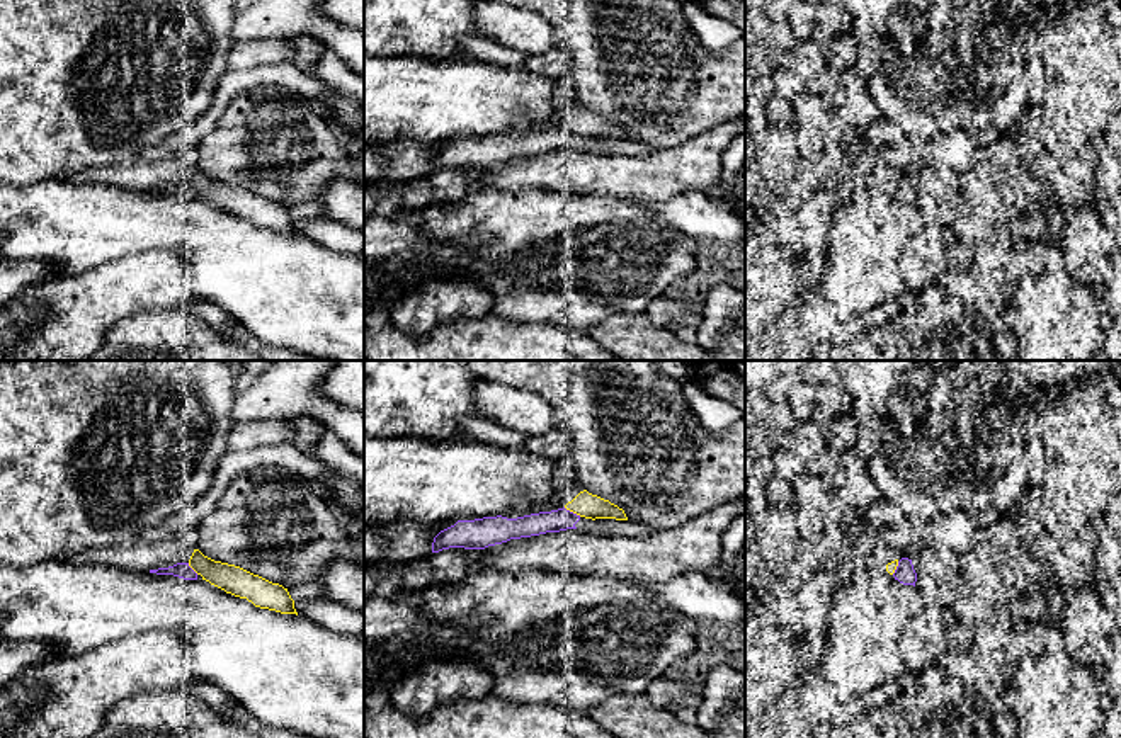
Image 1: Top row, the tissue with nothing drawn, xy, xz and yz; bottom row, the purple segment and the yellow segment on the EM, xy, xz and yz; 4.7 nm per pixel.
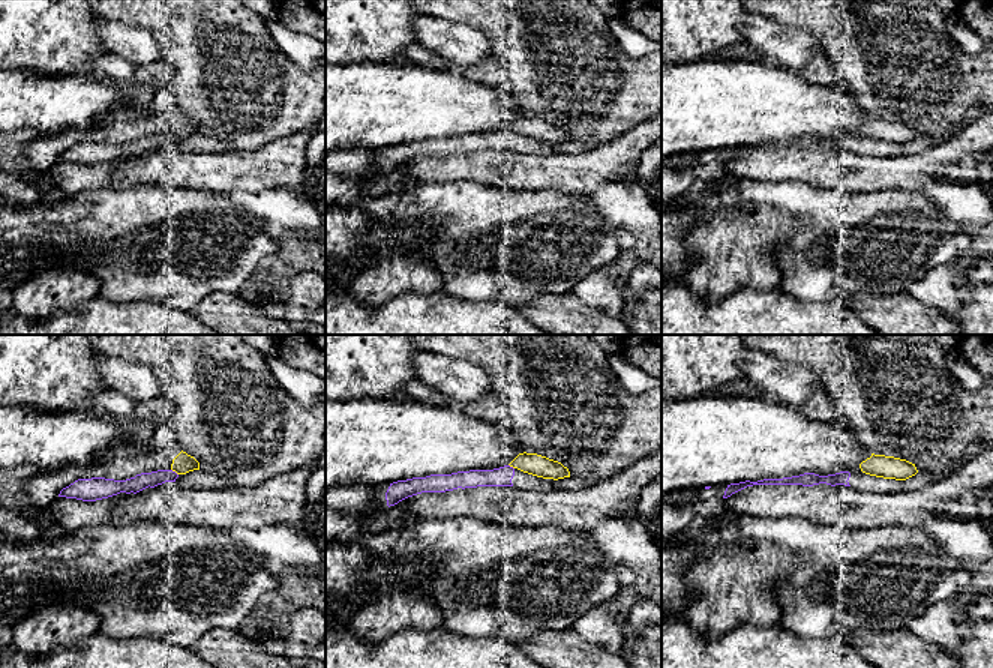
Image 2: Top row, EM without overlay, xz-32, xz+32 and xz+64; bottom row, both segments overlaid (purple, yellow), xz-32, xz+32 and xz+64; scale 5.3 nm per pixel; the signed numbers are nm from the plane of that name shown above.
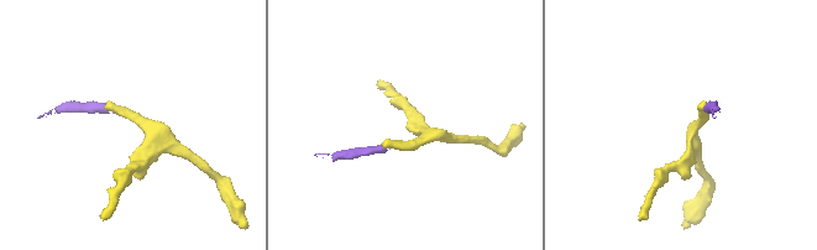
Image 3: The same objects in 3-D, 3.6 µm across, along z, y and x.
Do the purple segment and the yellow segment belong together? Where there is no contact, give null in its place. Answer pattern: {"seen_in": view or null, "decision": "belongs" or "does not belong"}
{"seen_in": "xz", "decision": "does not belong"}

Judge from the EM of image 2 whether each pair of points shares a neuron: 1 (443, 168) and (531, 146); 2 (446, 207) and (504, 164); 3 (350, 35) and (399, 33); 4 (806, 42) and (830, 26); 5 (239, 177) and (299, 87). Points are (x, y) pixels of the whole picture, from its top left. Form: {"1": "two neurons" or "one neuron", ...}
{"1": "two neurons", "2": "two neurons", "3": "one neuron", "4": "two neurons", "5": "two neurons"}

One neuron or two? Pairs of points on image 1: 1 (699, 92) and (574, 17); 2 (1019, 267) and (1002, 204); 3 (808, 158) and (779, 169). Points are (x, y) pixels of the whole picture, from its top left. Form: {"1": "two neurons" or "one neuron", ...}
{"1": "one neuron", "2": "one neuron", "3": "two neurons"}

